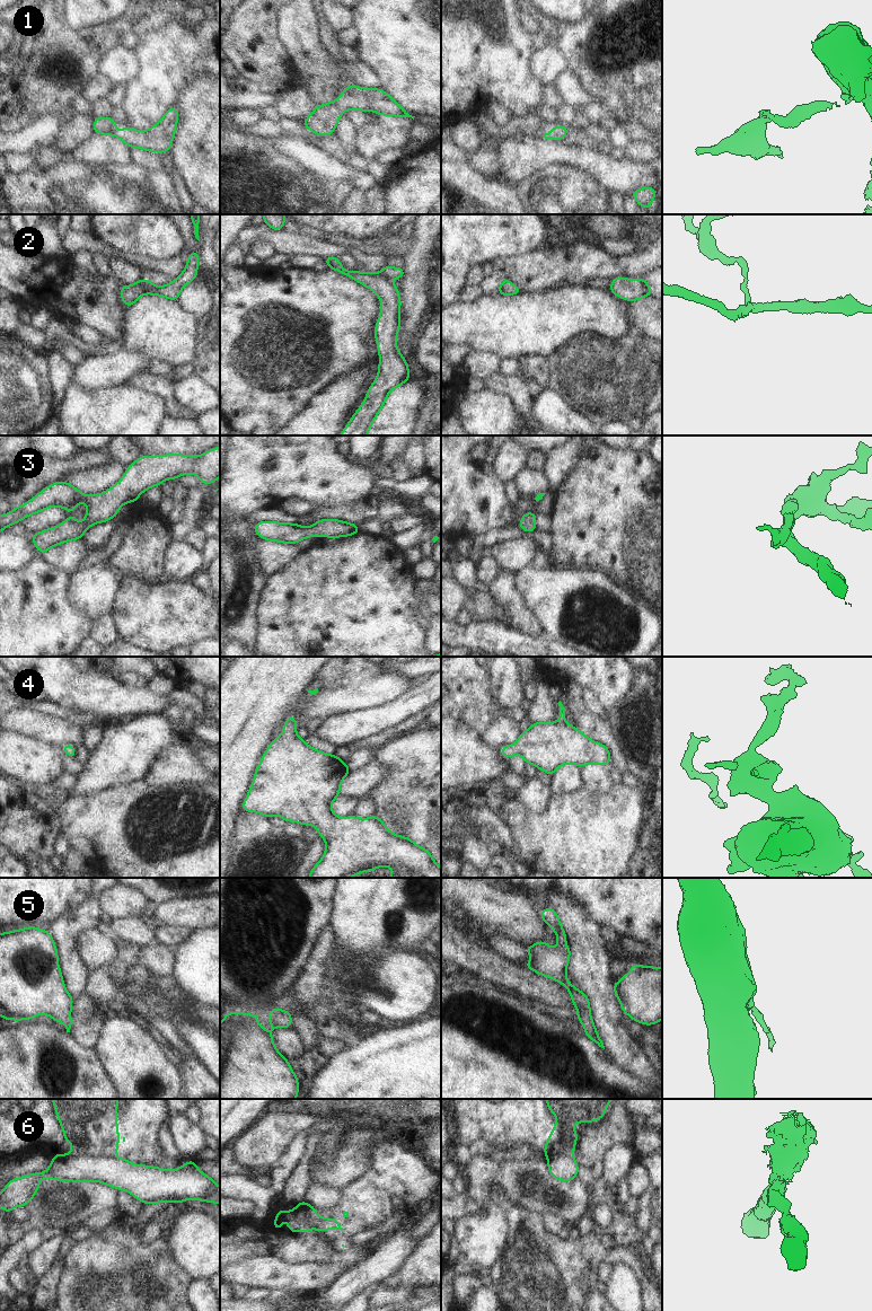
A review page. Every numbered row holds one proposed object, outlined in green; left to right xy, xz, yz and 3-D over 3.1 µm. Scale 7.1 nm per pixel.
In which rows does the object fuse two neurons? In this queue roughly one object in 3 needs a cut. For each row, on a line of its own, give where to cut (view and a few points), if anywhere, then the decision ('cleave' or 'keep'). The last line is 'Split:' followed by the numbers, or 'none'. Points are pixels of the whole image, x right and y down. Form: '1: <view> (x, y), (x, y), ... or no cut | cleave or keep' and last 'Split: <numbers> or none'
1: no cut | keep
2: xz (372, 273), (387, 278) | cleave
3: no cut | keep
4: no cut | keep
5: no cut | keep
6: xy (115, 1156), (77, 1154), (72, 1158), (53, 1159) | cleave
Split: 2, 6

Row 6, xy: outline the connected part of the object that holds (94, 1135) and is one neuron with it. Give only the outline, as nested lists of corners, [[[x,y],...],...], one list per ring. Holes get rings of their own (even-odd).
[[[52,1099],[64,1133],[63,1141],[72,1143],[71,1153],[53,1159],[73,1159],[91,1154],[115,1159],[117,1142],[117,1099]]]

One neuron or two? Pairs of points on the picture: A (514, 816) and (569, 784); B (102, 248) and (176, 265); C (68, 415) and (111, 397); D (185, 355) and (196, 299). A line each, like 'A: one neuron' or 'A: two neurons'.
A: two neurons
B: one neuron
C: one neuron
D: two neurons

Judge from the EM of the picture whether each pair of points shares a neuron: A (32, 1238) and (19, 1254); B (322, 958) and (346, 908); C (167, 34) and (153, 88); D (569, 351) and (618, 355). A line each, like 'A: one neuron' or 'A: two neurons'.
A: one neuron
B: two neurons
C: one neuron
D: one neuron

